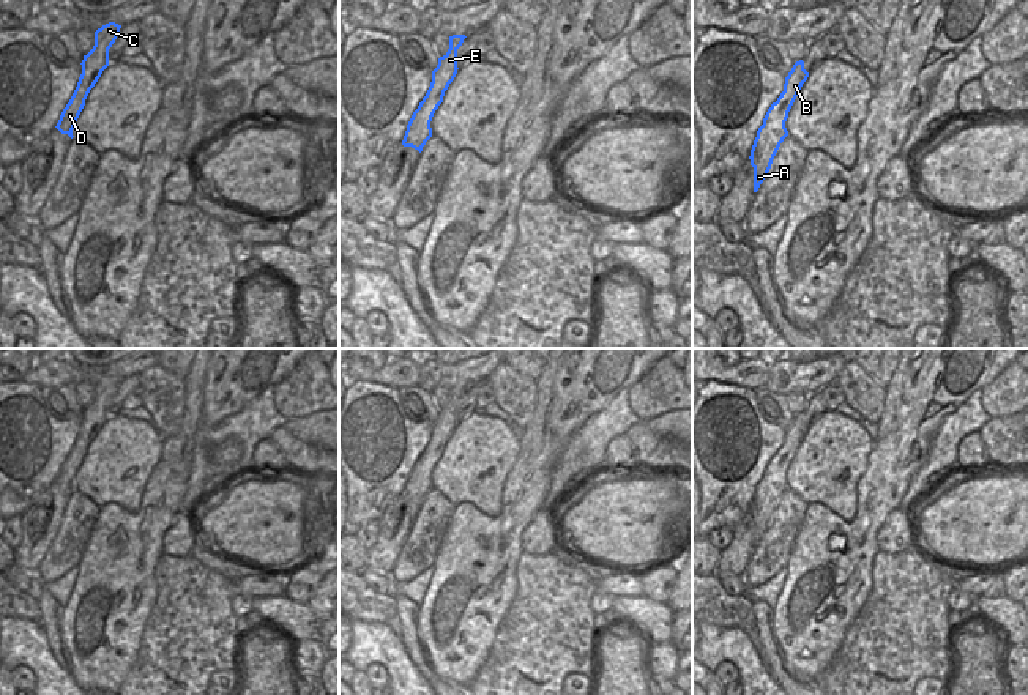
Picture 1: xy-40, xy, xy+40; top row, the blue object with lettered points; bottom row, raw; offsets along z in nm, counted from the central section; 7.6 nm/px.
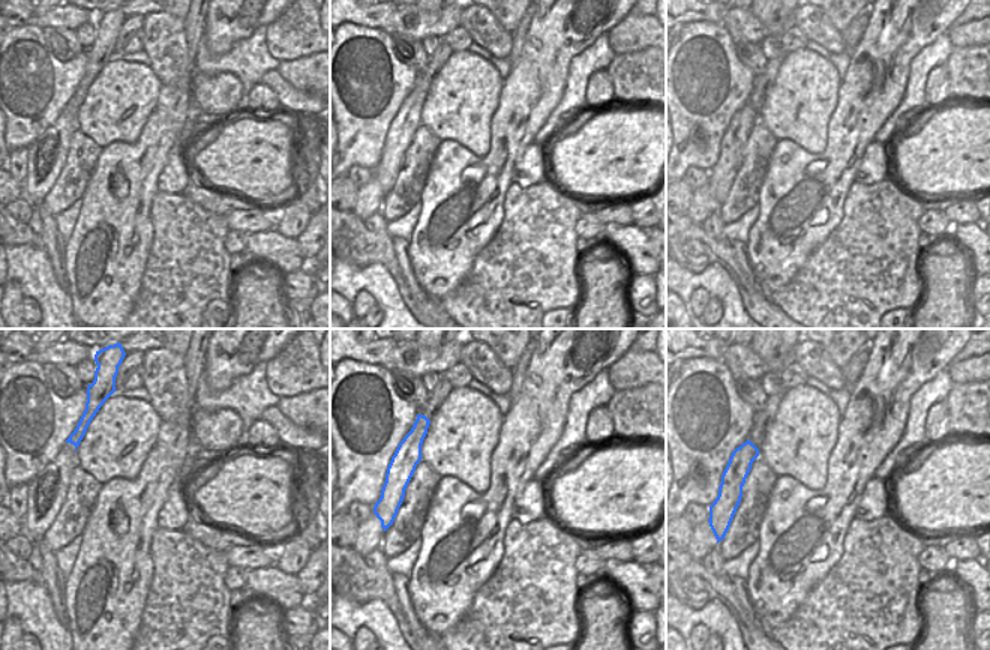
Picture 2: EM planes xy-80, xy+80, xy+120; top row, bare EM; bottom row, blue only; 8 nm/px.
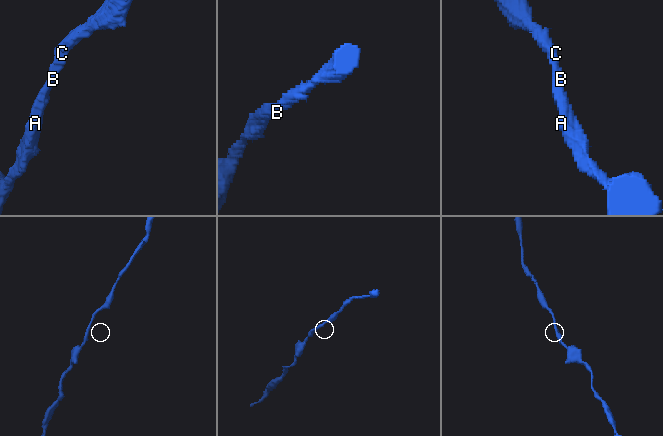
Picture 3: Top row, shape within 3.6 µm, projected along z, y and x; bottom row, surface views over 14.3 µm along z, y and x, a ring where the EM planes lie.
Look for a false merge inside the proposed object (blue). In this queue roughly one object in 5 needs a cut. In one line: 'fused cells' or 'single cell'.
single cell

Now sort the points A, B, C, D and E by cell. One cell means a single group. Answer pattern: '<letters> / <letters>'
A B C D E

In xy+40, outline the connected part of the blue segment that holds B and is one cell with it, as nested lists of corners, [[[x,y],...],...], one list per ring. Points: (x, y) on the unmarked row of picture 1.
[[[796,414],[785,430],[784,444],[780,446],[777,454],[771,457],[763,471],[763,478],[757,484],[757,490],[749,509],[751,518],[754,520],[754,545],[758,544],[760,537],[771,522],[773,512],[780,496],[788,489],[785,474],[807,430],[809,426],[804,422],[804,414]]]

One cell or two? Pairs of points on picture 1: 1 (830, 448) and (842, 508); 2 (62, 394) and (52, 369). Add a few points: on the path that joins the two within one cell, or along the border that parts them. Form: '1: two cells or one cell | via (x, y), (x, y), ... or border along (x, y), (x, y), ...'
1: one cell | via (830, 462), (830, 478), (839, 494)
2: two cells | border along (41, 385), (73, 386)

